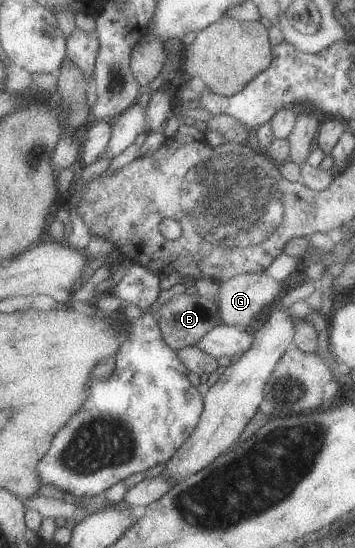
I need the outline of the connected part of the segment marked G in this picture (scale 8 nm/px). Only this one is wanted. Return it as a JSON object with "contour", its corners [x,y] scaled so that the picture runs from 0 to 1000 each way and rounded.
{"contour":[[[741,498],[668,502],[623,518],[617,564],[623,588],[690,599],[707,593],[741,560],[763,557],[792,531],[786,513]]]}

